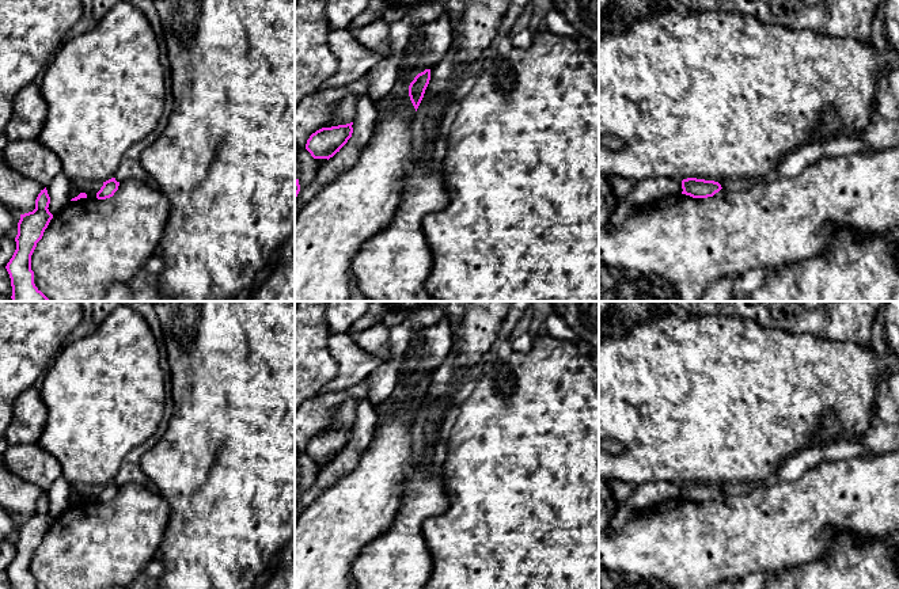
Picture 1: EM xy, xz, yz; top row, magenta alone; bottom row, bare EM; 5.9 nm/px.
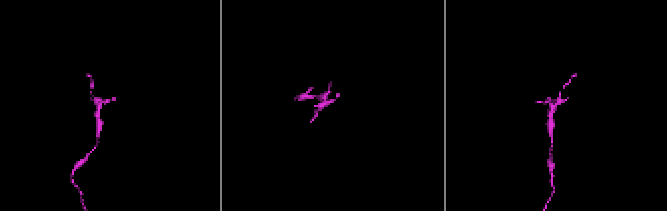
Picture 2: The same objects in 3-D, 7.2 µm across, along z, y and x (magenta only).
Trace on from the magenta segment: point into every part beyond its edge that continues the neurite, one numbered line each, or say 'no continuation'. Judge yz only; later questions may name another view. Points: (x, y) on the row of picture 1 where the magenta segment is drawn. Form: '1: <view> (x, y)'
no continuation

